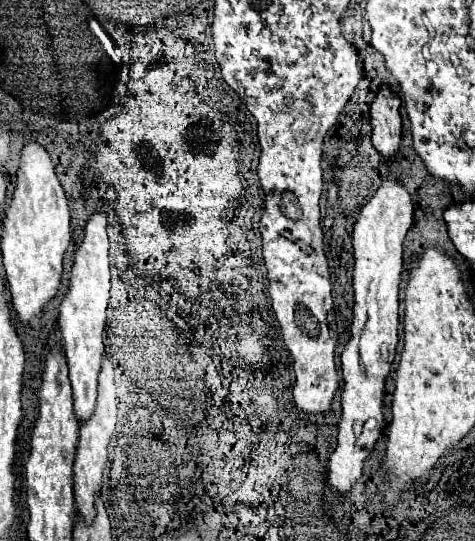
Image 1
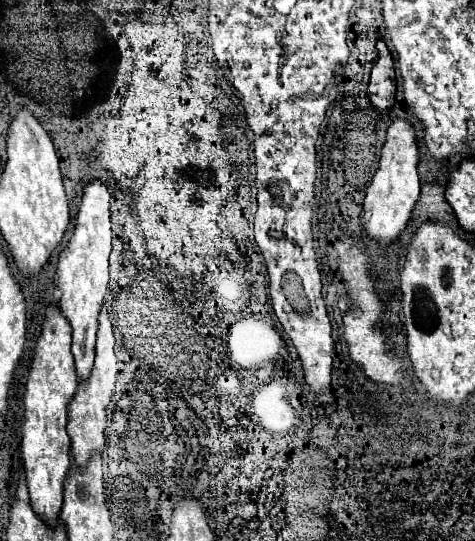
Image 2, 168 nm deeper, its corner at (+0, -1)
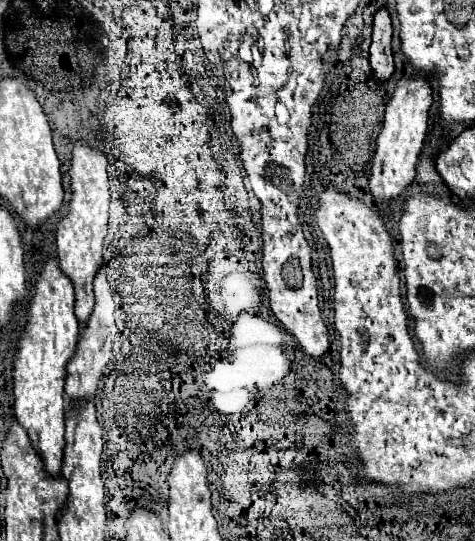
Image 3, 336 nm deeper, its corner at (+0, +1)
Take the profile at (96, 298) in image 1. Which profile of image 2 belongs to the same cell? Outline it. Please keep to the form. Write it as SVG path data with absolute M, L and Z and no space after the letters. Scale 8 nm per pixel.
M91 180L83 186L83 198L77 212L77 224L73 236L69 238L65 250L59 254L57 264L57 286L61 288L61 312L73 326L73 356L77 366L77 376L85 380L93 368L95 358L95 332L97 332L97 316L103 306L103 296L109 282L107 260L111 254L111 210L109 210L111 194L105 184L99 180Z

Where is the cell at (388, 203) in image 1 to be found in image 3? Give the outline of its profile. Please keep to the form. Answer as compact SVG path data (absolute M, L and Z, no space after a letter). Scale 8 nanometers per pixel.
M423 78L401 80L385 108L383 130L377 138L377 150L373 156L373 168L369 188L375 202L389 202L399 198L415 180L417 160L427 136L427 112L431 106L431 88Z

